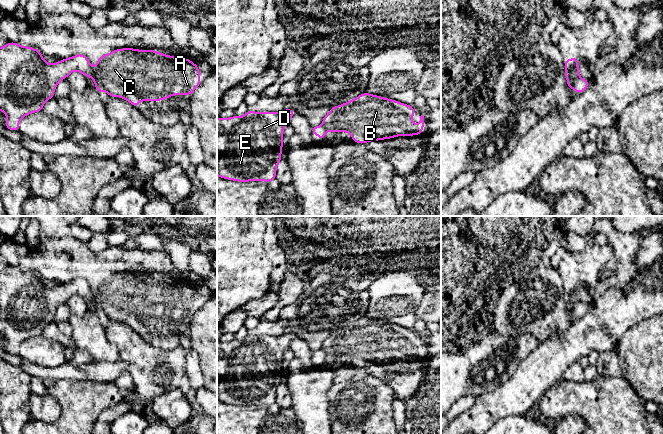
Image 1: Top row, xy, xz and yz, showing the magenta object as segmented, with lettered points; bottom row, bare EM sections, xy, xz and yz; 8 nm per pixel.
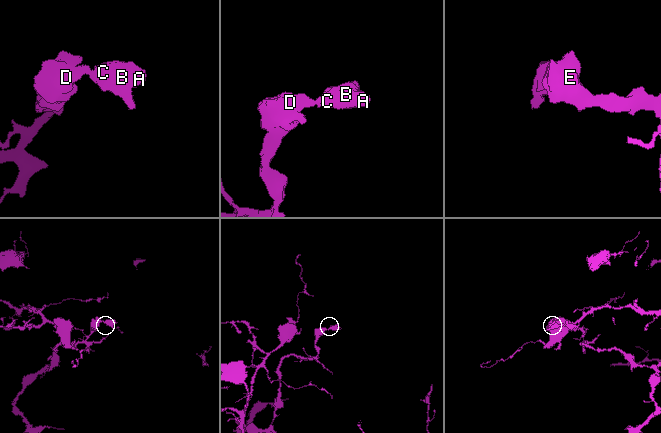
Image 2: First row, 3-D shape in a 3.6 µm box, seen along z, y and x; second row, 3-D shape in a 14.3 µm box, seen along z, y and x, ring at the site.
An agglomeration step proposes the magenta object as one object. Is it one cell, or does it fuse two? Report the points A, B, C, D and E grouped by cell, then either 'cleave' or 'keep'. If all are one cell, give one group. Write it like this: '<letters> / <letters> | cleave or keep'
A B C / D E | cleave

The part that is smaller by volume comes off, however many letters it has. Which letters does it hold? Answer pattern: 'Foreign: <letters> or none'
Foreign: A, B, C

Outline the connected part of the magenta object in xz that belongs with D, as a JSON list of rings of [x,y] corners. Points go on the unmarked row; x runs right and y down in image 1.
[[[284,333],[276,337],[247,335],[242,341],[235,339],[230,342],[217,342],[217,400],[239,406],[269,407],[276,403],[277,389],[282,381],[283,354],[290,348],[290,343],[295,337],[292,333]]]

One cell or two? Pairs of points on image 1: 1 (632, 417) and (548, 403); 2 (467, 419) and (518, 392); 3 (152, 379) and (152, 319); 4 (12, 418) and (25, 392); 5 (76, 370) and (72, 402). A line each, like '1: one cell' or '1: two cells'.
1: one cell
2: one cell
3: two cells
4: one cell
5: two cells

